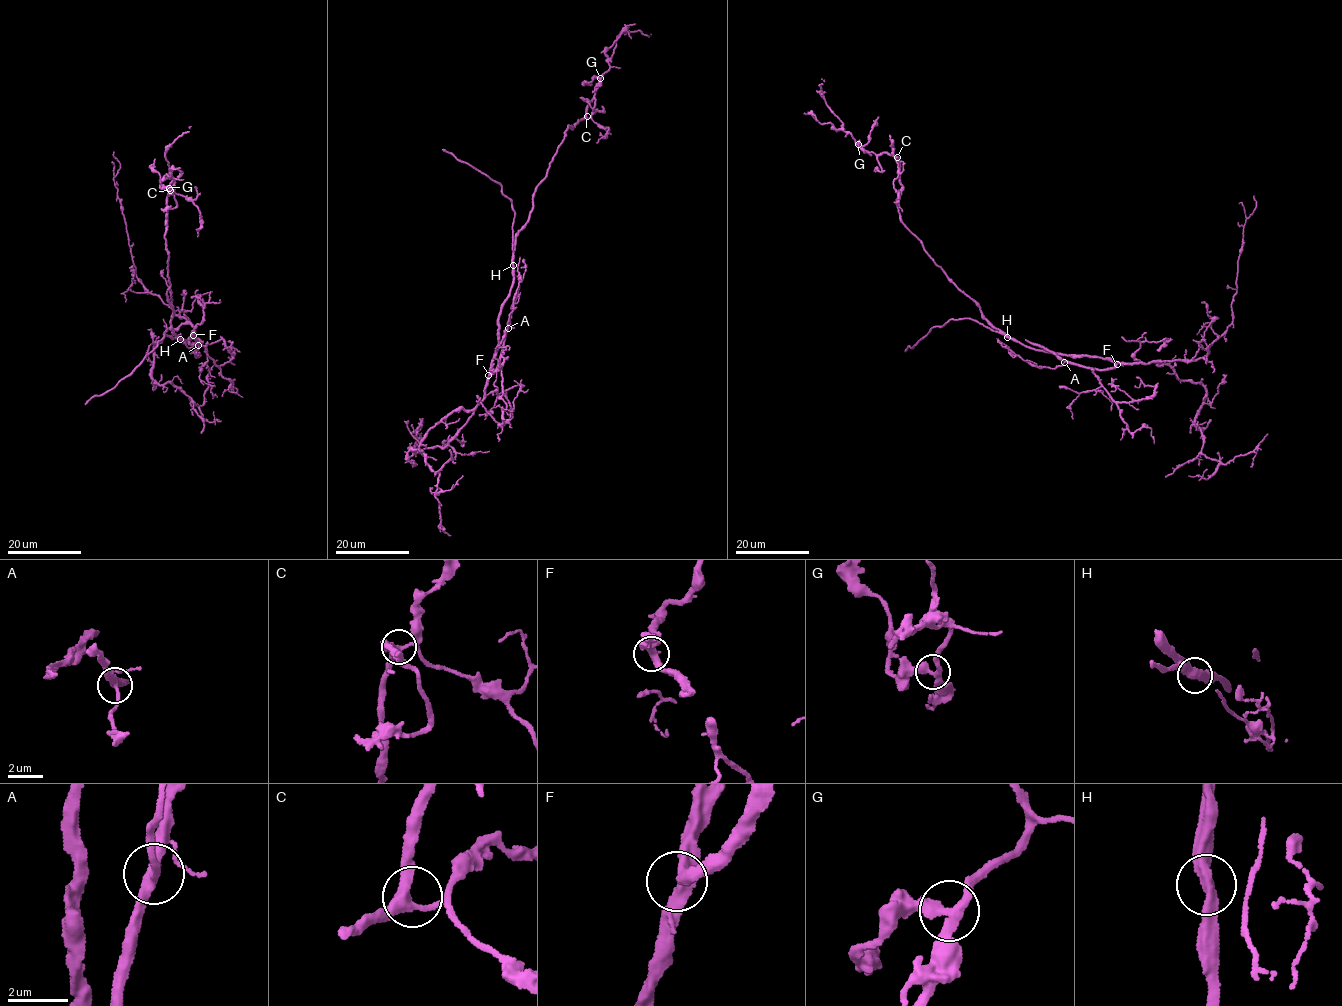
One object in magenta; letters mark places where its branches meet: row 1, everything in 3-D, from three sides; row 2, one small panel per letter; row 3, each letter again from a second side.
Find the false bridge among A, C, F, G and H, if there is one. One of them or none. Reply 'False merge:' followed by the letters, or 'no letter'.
False merge: no letter

